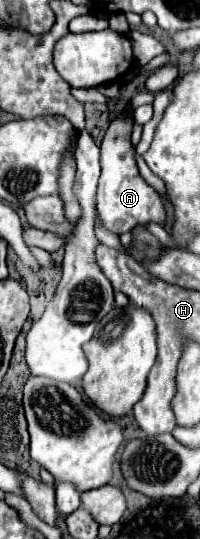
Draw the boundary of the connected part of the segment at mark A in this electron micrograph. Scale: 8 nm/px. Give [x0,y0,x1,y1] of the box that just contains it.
[96,107,166,235]

